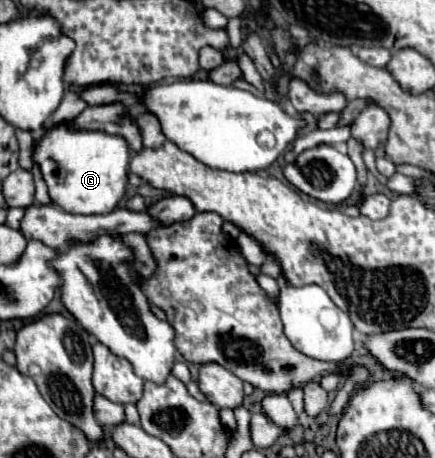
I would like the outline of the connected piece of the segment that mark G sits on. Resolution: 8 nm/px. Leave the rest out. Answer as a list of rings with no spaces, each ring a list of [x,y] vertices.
[[[67,122],[45,126],[43,136],[35,142],[33,162],[41,168],[43,180],[47,182],[49,196],[53,204],[71,214],[107,214],[117,208],[125,196],[125,186],[129,186],[129,160],[133,152],[125,138],[107,134],[103,130],[75,130]]]

